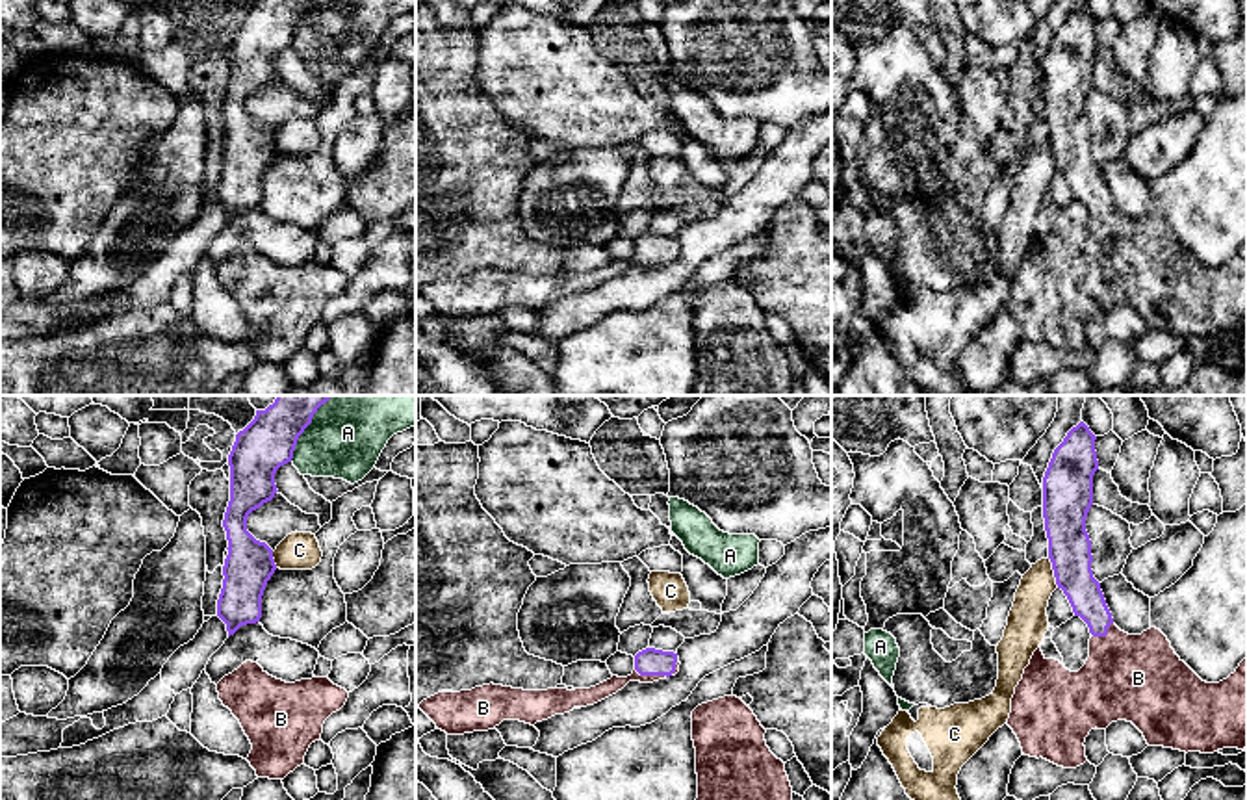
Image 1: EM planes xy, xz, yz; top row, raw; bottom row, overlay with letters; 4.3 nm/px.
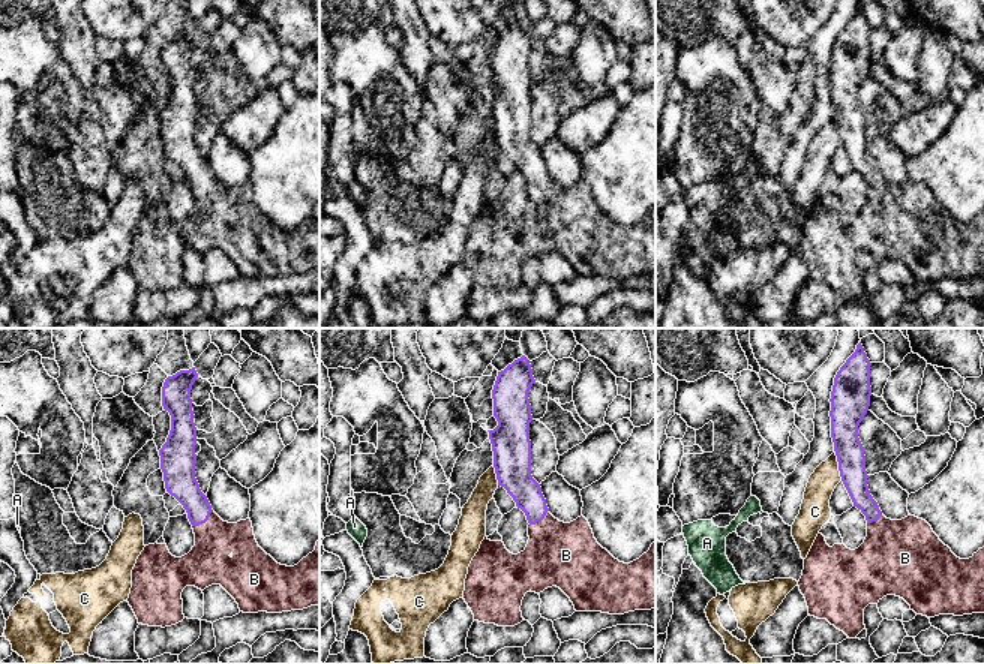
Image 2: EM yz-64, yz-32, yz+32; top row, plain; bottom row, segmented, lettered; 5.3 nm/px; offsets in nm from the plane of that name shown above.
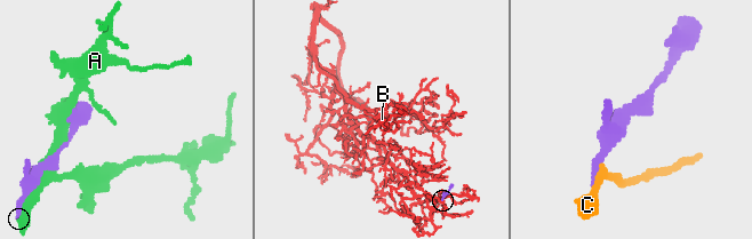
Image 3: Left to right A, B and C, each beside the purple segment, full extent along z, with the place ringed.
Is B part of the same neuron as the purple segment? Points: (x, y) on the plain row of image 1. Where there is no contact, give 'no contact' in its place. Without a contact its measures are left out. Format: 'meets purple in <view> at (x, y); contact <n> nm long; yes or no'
meets purple in xz at (652, 258); contact 150 nm long; yes

